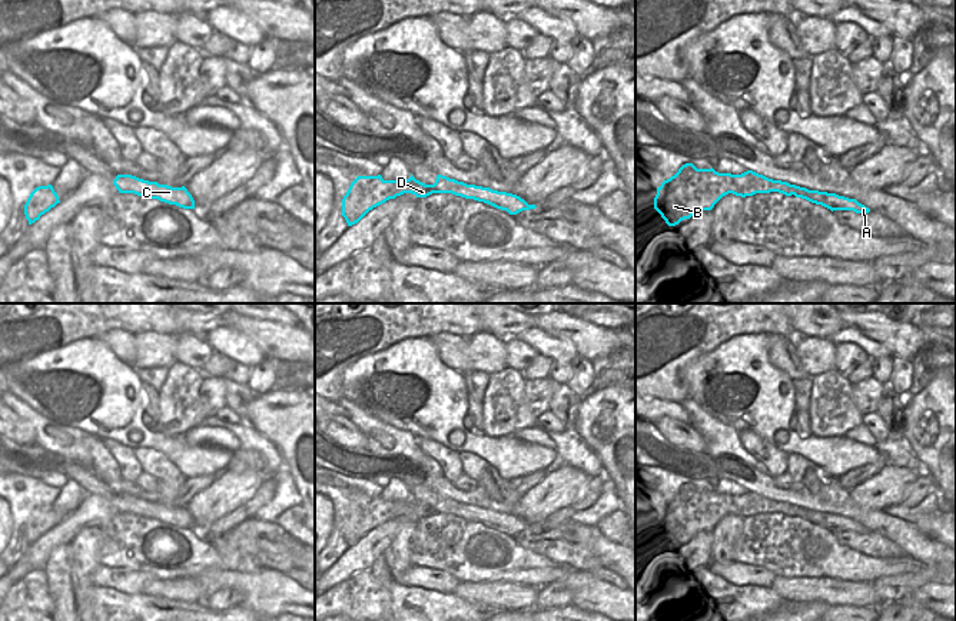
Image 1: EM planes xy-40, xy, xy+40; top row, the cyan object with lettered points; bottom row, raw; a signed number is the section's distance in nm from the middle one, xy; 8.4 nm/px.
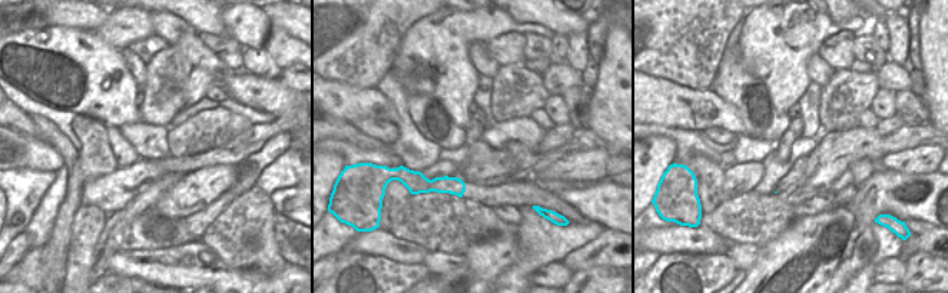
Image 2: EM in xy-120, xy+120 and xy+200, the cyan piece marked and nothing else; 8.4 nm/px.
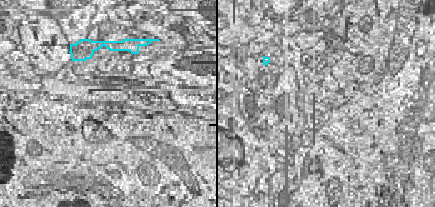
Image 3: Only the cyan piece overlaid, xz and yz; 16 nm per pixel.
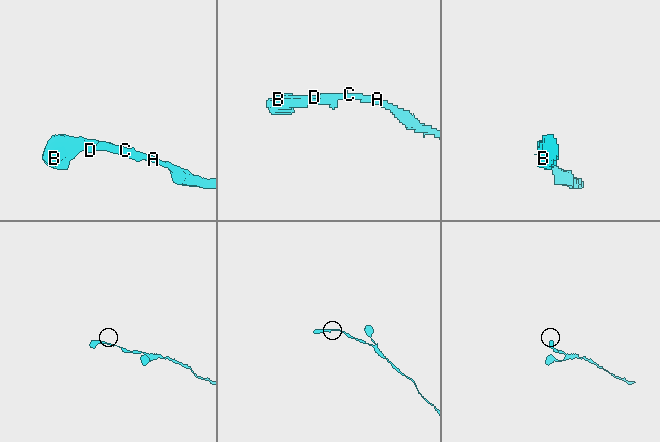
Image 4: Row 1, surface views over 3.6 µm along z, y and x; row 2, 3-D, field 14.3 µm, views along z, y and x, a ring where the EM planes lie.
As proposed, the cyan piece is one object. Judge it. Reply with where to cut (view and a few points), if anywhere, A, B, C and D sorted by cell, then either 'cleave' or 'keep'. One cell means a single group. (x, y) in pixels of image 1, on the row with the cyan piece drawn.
cut in xy-40 along (159, 185), (152, 186), (149, 193); A C / B D; cleave

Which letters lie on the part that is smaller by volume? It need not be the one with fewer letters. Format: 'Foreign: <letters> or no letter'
Foreign: B, D

